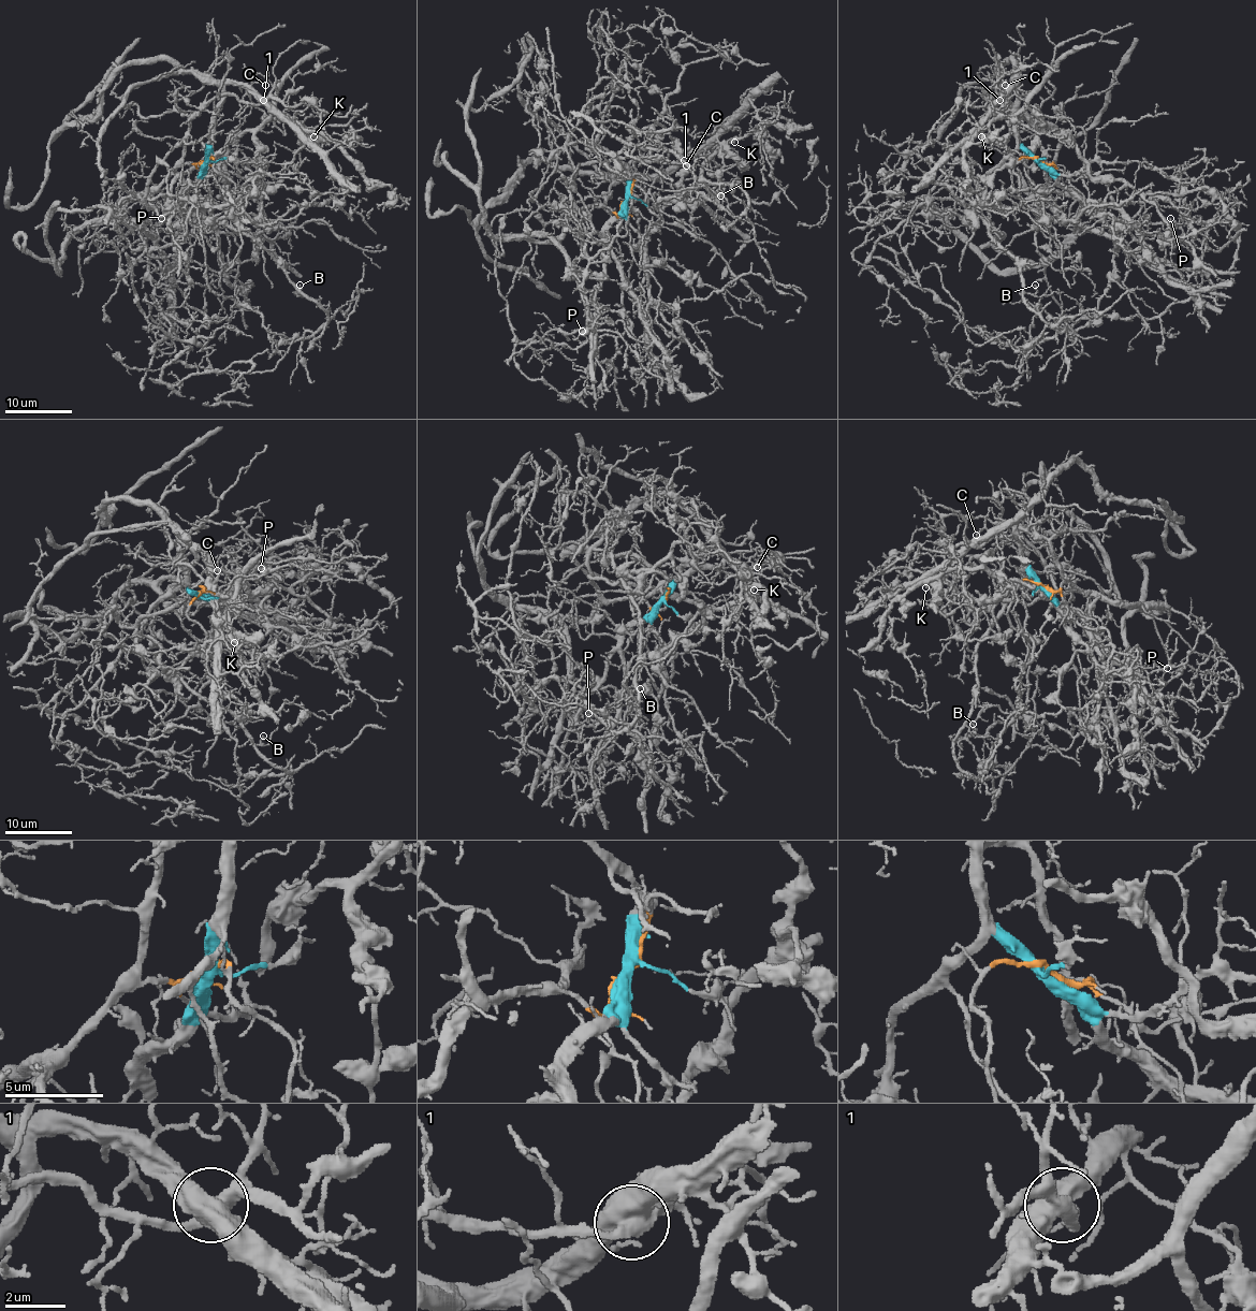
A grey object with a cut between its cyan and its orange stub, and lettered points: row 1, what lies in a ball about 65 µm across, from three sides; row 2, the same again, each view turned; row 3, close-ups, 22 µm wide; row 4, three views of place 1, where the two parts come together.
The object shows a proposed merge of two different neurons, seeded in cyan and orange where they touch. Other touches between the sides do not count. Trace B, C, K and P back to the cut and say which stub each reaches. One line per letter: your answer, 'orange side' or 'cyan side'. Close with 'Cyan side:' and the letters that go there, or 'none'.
B: cyan side
C: cyan side
K: cyan side
P: cyan side
Cyan side: B, C, K, P

